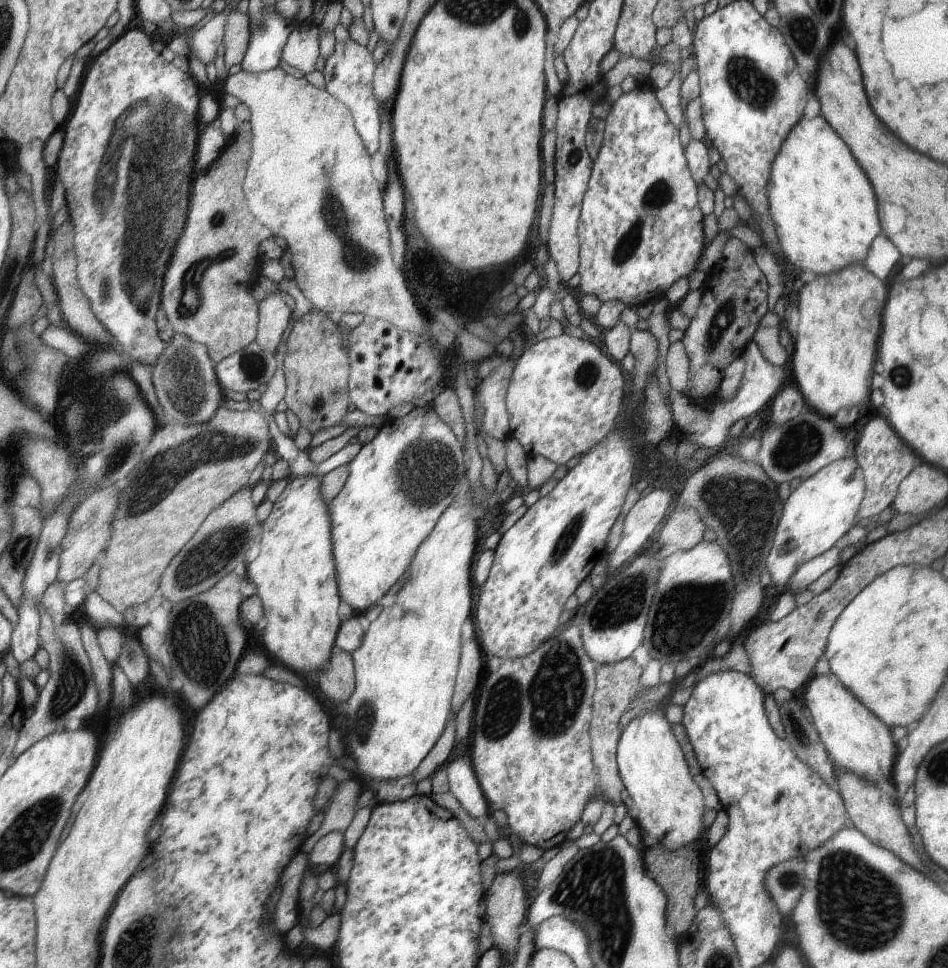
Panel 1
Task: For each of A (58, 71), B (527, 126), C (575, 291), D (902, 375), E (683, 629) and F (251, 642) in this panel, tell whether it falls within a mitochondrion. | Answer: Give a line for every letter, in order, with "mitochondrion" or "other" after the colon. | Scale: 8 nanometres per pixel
A: other
B: other
C: other
D: mitochondrion
E: mitochondrion
F: other

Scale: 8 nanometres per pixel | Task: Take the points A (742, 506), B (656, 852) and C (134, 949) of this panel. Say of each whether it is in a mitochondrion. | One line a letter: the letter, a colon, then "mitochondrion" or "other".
A: mitochondrion
B: other
C: mitochondrion

